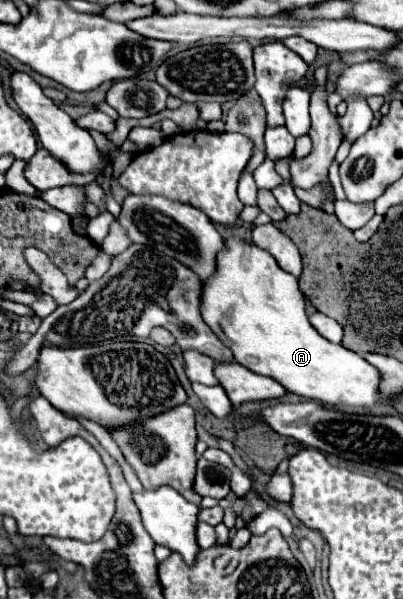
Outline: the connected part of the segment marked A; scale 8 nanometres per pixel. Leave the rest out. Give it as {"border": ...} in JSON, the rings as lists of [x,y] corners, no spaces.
{"border":[[[234,237],[226,241],[224,253],[220,253],[220,269],[216,269],[216,277],[204,283],[202,317],[218,339],[234,353],[236,363],[258,375],[276,379],[290,393],[312,399],[326,409],[336,411],[342,411],[344,407],[366,411],[380,403],[380,371],[368,365],[364,357],[344,349],[344,345],[328,343],[308,321],[306,297],[298,289],[298,279],[280,269],[270,253],[252,243],[244,243]]]}

